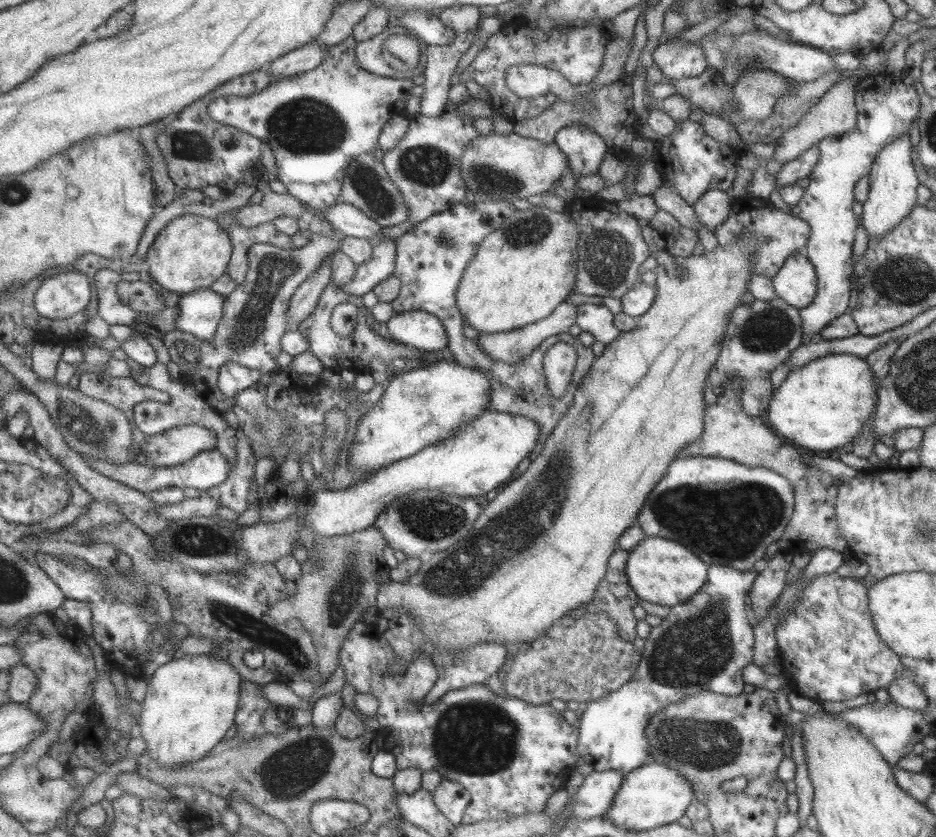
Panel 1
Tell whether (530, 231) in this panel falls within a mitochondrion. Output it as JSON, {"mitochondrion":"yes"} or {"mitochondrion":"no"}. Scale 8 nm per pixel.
{"mitochondrion":"yes"}

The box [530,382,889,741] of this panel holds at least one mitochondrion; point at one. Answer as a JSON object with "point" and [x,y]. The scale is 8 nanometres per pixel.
{"point":[717,525]}

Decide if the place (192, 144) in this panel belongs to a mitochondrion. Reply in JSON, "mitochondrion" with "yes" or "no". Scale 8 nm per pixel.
{"mitochondrion":"yes"}

